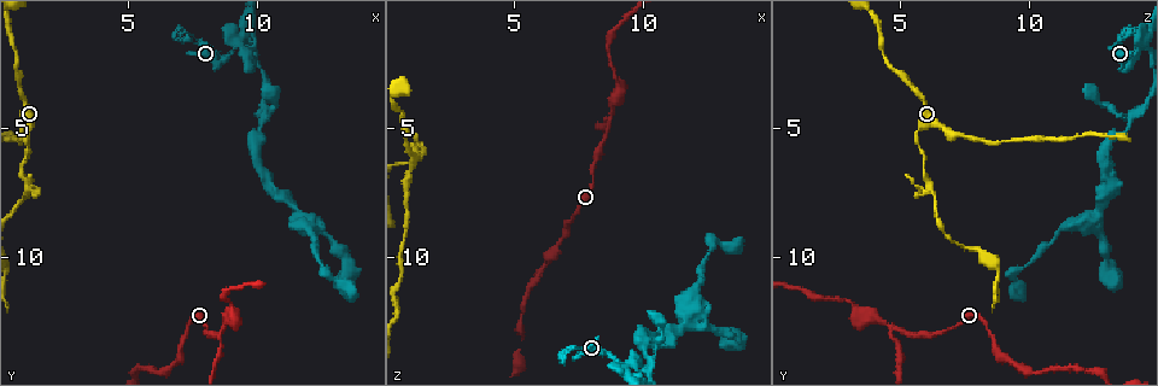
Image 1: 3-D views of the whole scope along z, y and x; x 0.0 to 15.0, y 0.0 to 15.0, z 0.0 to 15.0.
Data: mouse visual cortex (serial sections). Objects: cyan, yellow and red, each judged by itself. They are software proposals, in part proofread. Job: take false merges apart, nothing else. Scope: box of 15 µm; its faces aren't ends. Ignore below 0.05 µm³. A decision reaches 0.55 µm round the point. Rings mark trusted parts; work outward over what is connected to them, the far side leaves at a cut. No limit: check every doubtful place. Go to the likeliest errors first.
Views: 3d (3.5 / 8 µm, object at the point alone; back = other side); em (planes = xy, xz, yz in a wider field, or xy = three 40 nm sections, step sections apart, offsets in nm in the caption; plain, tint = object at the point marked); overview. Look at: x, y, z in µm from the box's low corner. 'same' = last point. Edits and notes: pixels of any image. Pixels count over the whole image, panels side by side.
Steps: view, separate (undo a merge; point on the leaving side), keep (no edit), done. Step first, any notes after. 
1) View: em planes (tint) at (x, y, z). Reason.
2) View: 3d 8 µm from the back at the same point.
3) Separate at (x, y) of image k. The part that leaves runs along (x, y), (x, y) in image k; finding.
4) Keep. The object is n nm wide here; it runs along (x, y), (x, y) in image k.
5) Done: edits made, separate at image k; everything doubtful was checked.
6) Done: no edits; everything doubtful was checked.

View: 3d 3.5 µm at (8.7, 12.8, 4.7). Thick turns thin.

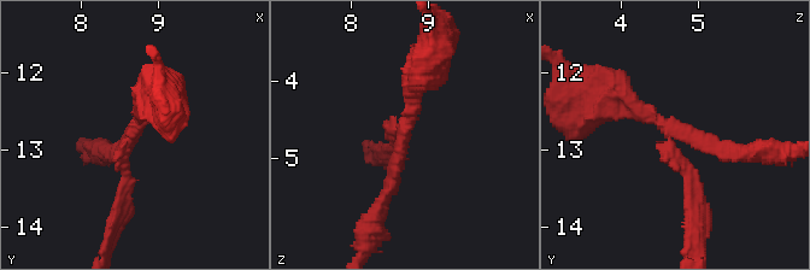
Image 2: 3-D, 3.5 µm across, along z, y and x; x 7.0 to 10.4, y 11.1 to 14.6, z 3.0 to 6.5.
View: em planes (tint) at (8.70, 12.75, 4.65).

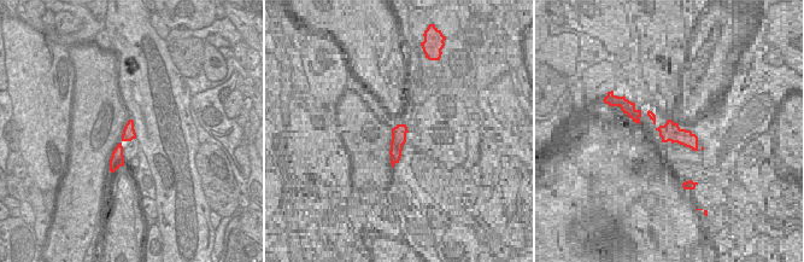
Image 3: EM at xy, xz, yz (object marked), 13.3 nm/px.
Separate at (687, 174) of image 2. The arms are 150, 200, 250 nm wide; the part that leaves runs along (668, 141), (703, 200), (696, 245) in image 2; a second cell is stuck on.

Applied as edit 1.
View: overview. Redraw.

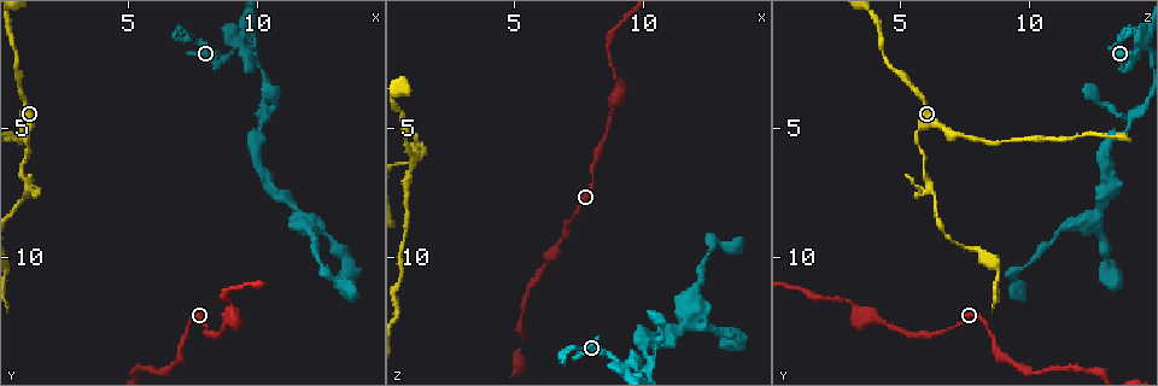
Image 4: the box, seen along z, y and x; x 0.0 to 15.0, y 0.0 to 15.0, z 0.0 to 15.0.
View: 3d 3.5 µm from the back at (1.1, 7.4, 6.2). Sharp bend.

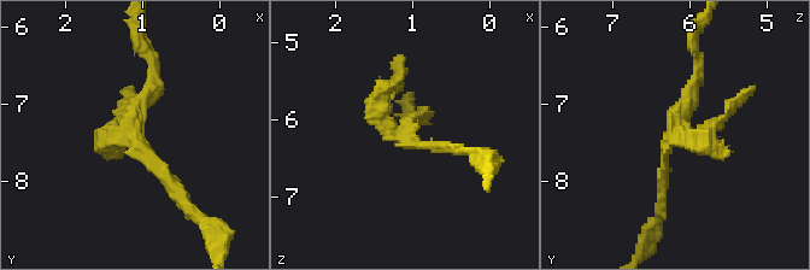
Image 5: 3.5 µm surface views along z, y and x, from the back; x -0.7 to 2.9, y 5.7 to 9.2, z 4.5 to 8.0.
View: em xy step 5 (plain) at (1.15, 7.35, 6.15). Need the tissue.

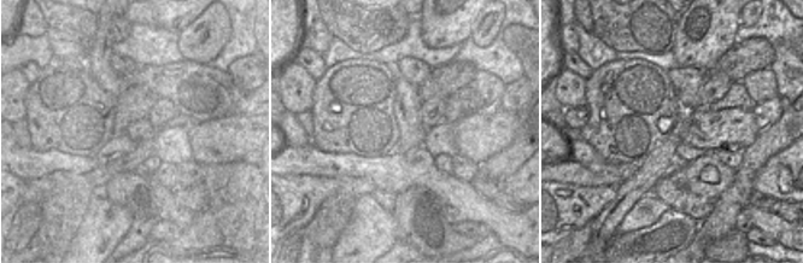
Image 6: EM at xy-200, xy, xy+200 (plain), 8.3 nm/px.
View: em xy step 5 (tint) at the same point.

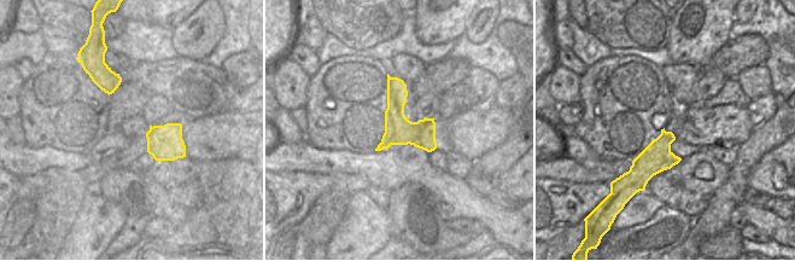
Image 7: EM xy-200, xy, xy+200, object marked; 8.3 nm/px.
Separate at (710, 139) of image 5. The part that leaves runs along (679, 140), (720, 121), (753, 84) in image 5; a second cell is stuck on.

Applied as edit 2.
View: overview. See it whole again.

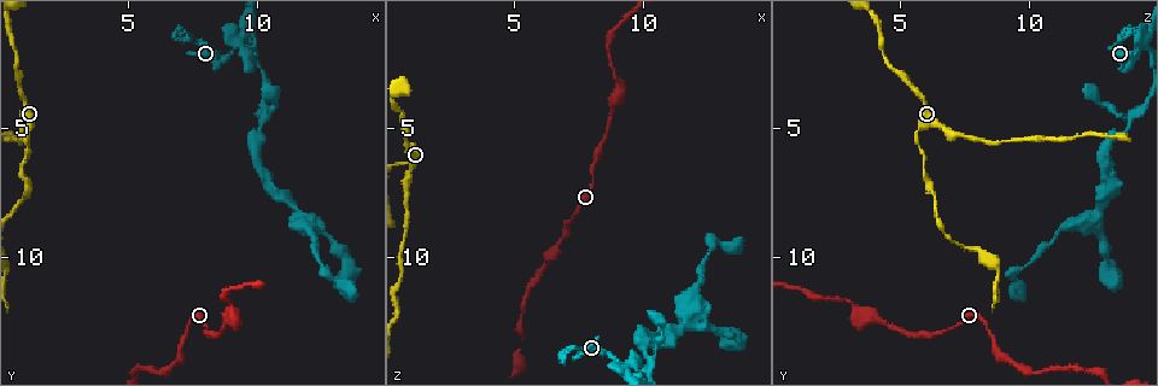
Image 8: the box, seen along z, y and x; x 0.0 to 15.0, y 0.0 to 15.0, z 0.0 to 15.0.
View: 3d 3.5 µm from the back at (9.1, 1.6, 14.2).

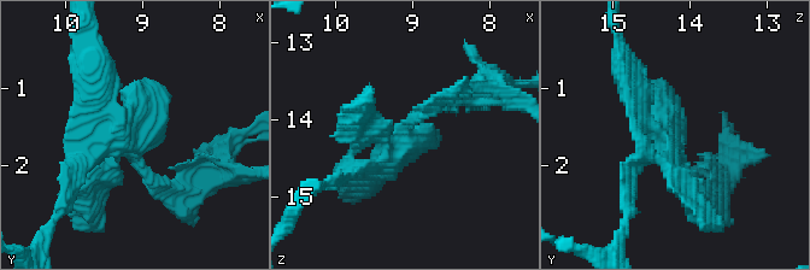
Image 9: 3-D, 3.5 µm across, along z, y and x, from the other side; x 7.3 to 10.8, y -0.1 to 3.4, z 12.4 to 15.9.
View: em xy step 2 (tint) at (9.05, 1.70, 14.25). Shape alone is not enough.

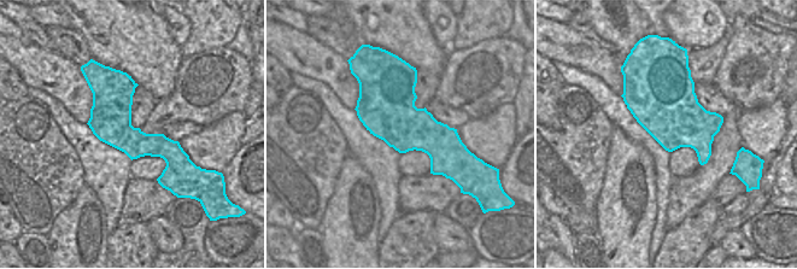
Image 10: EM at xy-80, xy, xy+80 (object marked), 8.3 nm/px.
Keep. It runs along (113, 74), (113, 117), (170, 159), (166, 185) in image 10; one cell here.

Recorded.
View: 3d 8 µm at (12.0, 8.7, 12.3). Three-way junction.

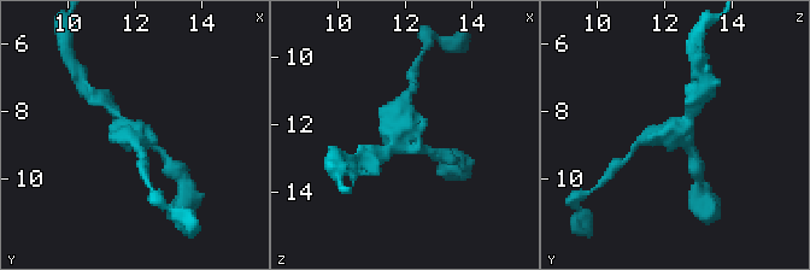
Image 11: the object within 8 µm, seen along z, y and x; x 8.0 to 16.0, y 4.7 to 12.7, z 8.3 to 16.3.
View: em planes (tint) at (12.1, 8.8, 12.2).

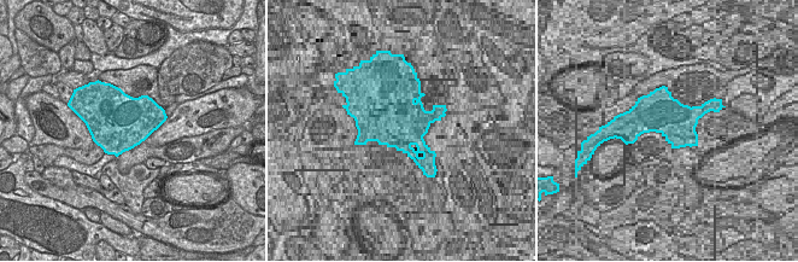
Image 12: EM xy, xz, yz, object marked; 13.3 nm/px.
Keep. The object is 800 nm wide here; it runs along (693, 116), (637, 144) in image 11; all the same cell.

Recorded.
Done: edits made, separate at image 2, separate at image 5; everything doubtful was checked.

